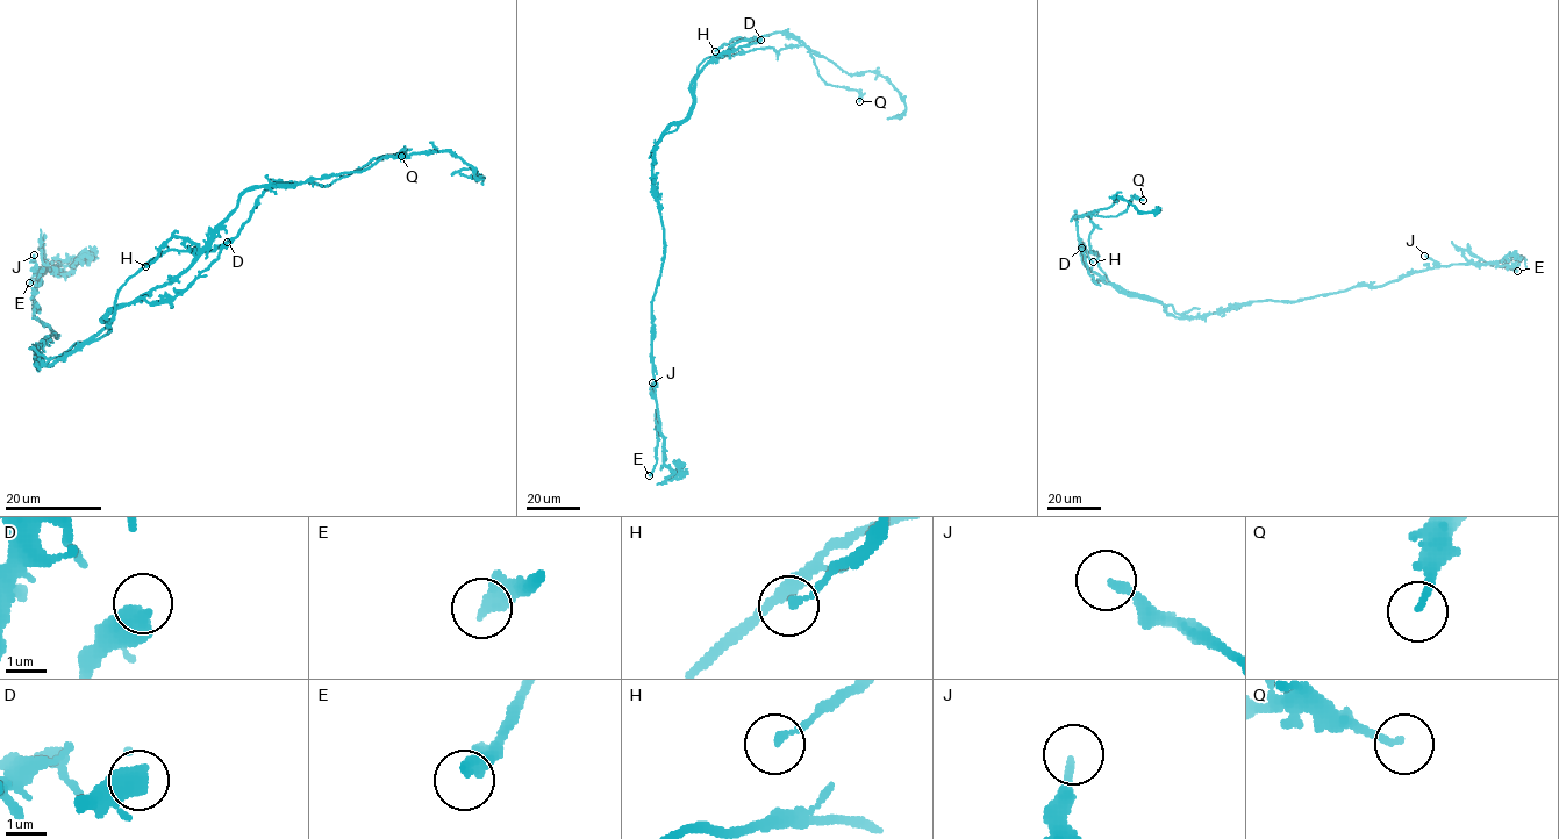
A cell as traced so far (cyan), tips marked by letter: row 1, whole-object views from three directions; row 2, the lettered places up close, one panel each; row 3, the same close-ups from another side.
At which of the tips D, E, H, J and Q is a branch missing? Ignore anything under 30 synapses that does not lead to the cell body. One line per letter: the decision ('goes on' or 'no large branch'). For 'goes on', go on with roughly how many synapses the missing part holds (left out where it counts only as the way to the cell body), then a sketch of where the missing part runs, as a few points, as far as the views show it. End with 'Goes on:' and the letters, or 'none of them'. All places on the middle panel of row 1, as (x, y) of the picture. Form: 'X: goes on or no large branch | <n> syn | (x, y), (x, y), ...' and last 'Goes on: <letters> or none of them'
D: goes on | 40 syn | (760, 40), (791, 30), (814, 41)
E: no large branch
H: no large branch
J: no large branch
Q: goes on | 35 syn | (859, 101), (858, 114), (846, 117), (838, 112)
Goes on: D, Q

